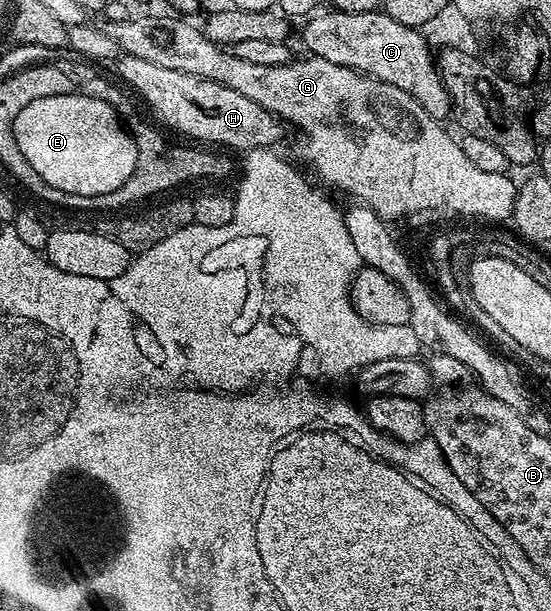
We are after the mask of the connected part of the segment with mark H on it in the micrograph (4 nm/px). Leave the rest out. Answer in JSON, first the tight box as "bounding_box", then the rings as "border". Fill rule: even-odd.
{"bounding_box":[118,54,286,152],"border":[[[129,54],[120,55],[118,60],[120,76],[149,104],[160,120],[171,129],[195,139],[192,141],[209,142],[211,146],[221,144],[246,152],[278,145],[286,130],[281,119],[271,111],[224,84],[184,71],[166,69]]]}

